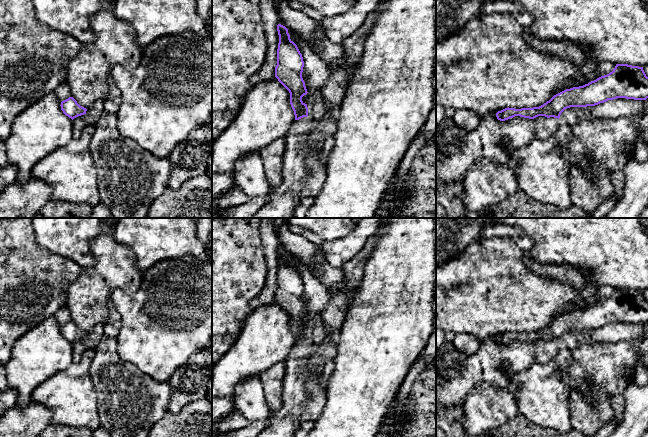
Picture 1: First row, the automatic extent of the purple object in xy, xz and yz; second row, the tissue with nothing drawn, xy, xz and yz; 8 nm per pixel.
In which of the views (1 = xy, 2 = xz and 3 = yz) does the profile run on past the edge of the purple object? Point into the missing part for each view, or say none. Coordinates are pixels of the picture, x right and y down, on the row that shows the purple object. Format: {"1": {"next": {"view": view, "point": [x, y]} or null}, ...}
{"1": {"next": null}, "2": {"next": null}, "3": {"next": null}}

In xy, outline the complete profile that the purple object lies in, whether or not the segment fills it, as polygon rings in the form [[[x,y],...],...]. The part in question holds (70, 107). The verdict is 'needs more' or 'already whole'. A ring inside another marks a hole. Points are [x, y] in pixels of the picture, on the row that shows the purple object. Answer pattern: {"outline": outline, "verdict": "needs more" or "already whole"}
{"outline": [[[73,97],[61,102],[61,110],[72,120],[78,116],[86,114],[87,109],[80,106]]], "verdict": "already whole"}

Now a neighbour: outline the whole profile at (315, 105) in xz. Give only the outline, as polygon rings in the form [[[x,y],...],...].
[[[311,95],[307,103],[308,116],[295,120],[289,128],[283,155],[283,181],[272,188],[268,202],[251,218],[294,218],[300,201],[304,179],[309,171],[306,158],[310,153],[308,135],[319,125],[324,116],[323,100]]]

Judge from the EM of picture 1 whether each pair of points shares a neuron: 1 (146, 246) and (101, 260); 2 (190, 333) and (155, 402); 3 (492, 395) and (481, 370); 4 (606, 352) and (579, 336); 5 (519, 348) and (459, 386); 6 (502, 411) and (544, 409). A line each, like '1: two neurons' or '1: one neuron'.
1: two neurons
2: two neurons
3: two neurons
4: two neurons
5: one neuron
6: two neurons

